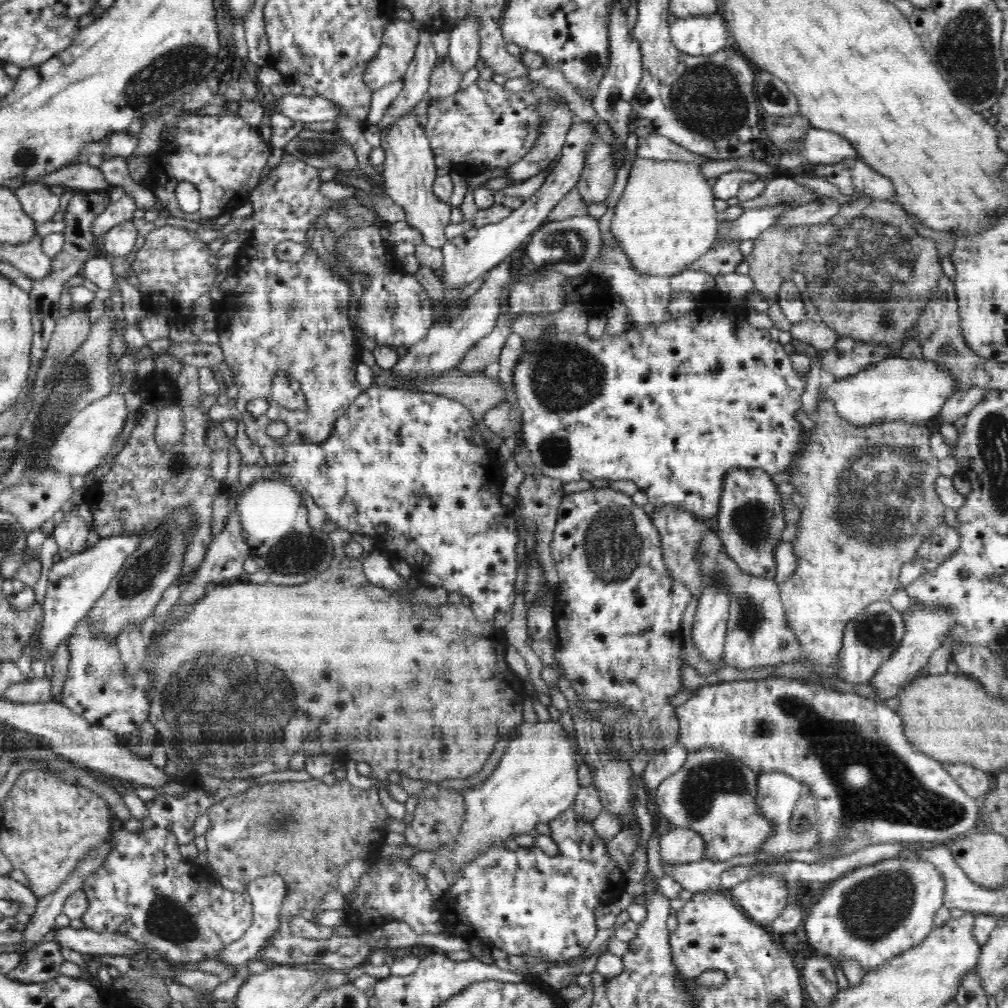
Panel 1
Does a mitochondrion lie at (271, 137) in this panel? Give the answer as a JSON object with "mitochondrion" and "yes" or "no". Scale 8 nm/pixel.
{"mitochondrion":"no"}

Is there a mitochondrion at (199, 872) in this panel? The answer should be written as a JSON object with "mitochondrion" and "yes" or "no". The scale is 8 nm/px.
{"mitochondrion":"no"}

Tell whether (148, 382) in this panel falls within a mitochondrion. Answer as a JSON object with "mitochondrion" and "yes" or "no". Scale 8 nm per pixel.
{"mitochondrion":"no"}

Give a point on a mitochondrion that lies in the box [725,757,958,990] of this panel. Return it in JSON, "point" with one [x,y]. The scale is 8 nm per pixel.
{"point":[874,908]}

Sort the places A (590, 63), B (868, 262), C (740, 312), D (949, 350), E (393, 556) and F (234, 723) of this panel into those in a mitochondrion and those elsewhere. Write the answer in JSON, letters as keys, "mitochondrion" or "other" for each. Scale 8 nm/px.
{"A":"mitochondrion","B":"mitochondrion","C":"other","D":"mitochondrion","E":"other","F":"mitochondrion"}

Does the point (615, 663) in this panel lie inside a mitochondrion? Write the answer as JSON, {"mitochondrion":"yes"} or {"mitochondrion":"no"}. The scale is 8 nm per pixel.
{"mitochondrion":"no"}

